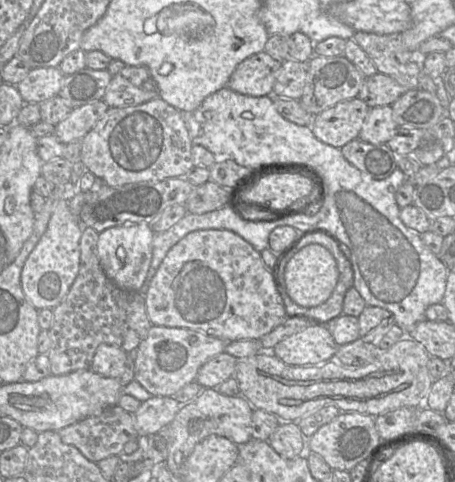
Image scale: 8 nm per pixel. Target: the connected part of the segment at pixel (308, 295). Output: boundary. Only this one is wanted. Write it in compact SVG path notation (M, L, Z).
M320 244L301 247L285 264L285 290L289 297L302 307L315 307L324 303L331 296L339 279L334 256Z

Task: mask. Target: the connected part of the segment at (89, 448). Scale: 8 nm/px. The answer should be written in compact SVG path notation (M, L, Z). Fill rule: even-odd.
M117 404L105 409L99 415L90 416L66 426L58 430L57 433L62 442L76 447L88 460L94 463L120 454L127 442L136 442L140 438L134 427L132 413L125 411Z

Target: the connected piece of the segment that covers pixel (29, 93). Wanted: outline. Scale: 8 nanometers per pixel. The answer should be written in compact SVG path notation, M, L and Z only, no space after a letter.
M58 67L35 68L16 88L25 104L41 103L59 94L64 78L65 75Z

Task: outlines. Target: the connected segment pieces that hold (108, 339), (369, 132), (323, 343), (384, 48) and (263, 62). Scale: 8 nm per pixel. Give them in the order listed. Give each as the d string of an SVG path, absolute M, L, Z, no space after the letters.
M83 227L79 272L66 297L52 309L53 322L48 330L51 346L46 354L52 375L90 369L100 344L116 345L126 352L135 350L152 326L143 293L123 290L105 275L97 255L98 237L93 228Z
M390 105L373 107L370 108L358 139L371 144L386 143L397 129Z
M313 323L281 340L272 353L289 365L315 365L334 359L337 348L327 326Z
M355 32L352 39L369 56L379 73L390 76L407 91L418 87L424 55L407 50L400 33Z
M265 51L253 54L237 65L227 87L248 96L268 95L272 93L282 62L272 58Z

